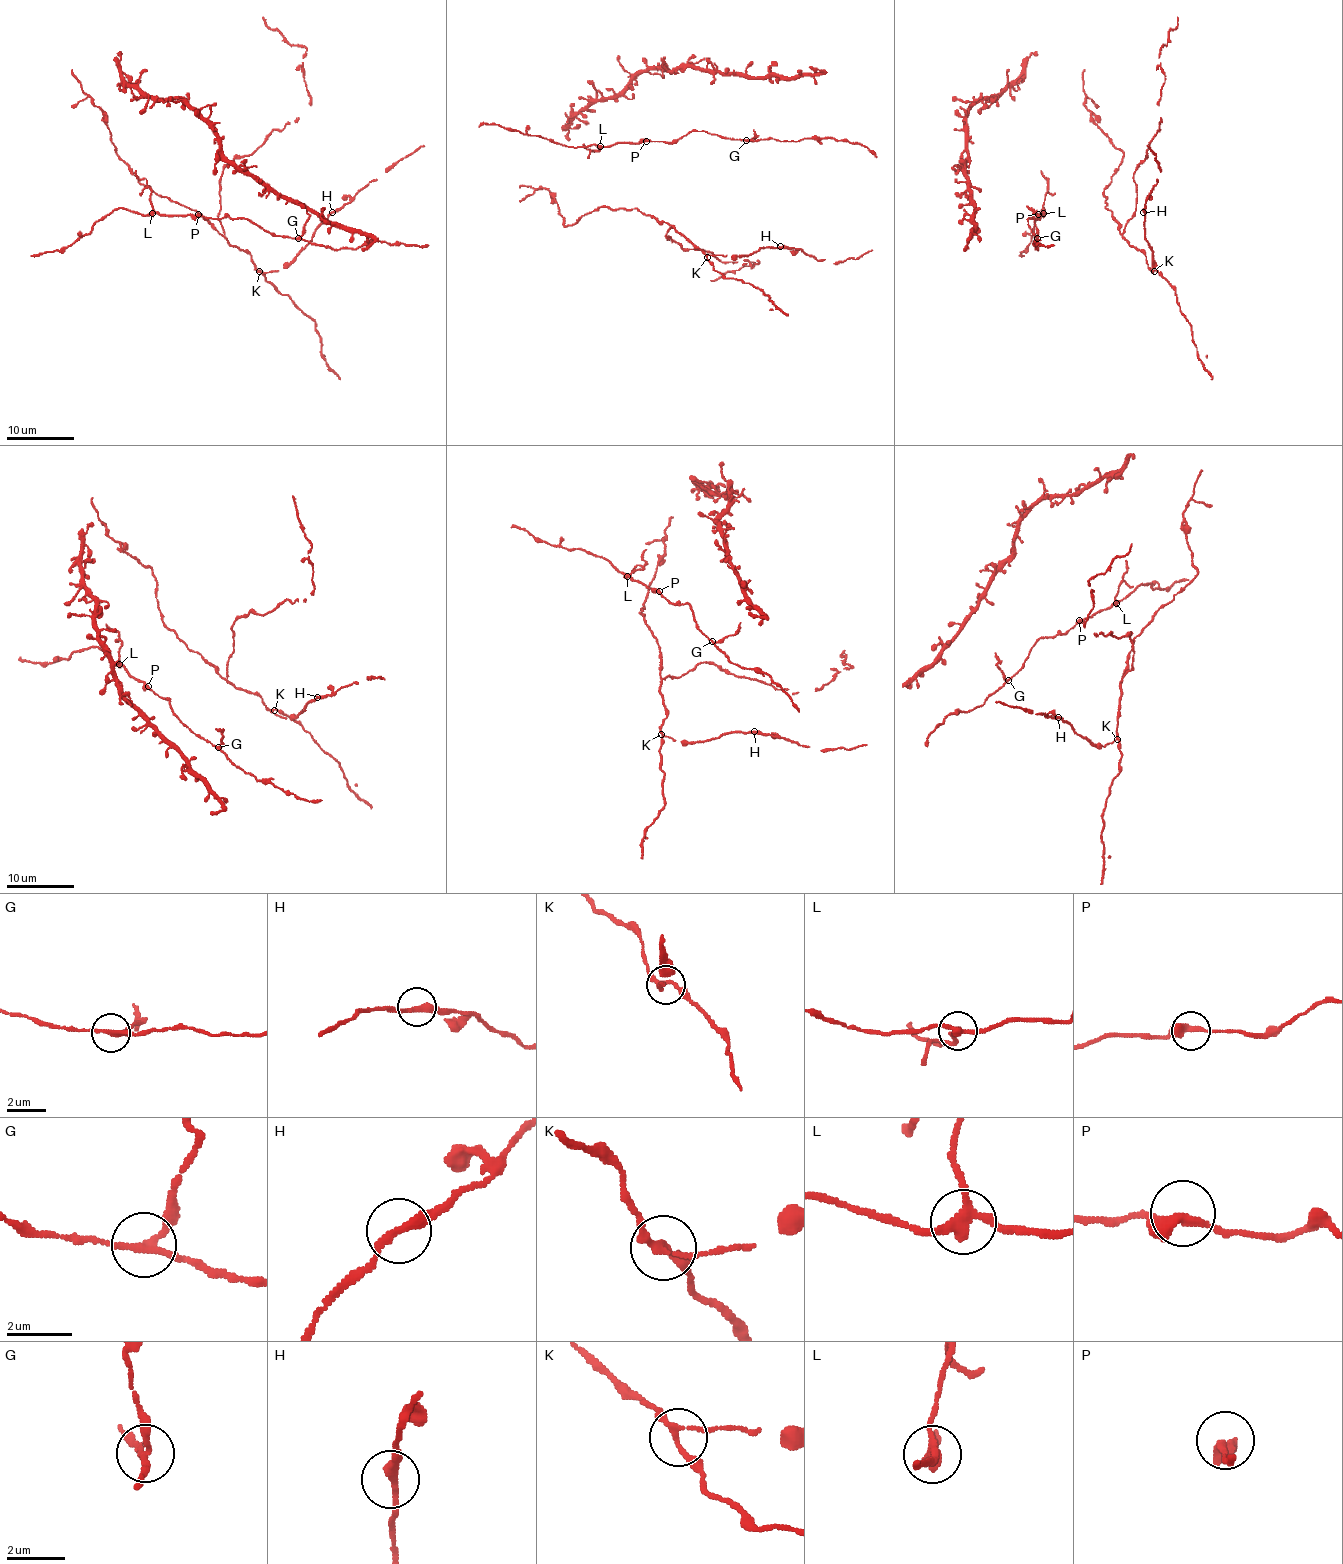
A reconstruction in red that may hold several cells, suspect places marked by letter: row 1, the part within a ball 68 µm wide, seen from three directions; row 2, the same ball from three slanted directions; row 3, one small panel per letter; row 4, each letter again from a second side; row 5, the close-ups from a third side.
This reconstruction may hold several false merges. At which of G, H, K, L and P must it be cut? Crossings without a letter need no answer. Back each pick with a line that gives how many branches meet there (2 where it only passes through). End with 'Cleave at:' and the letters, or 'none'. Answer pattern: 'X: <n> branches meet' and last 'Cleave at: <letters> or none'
G: 3 branches meet
L: 3 branches meet
Cleave at: G, L

